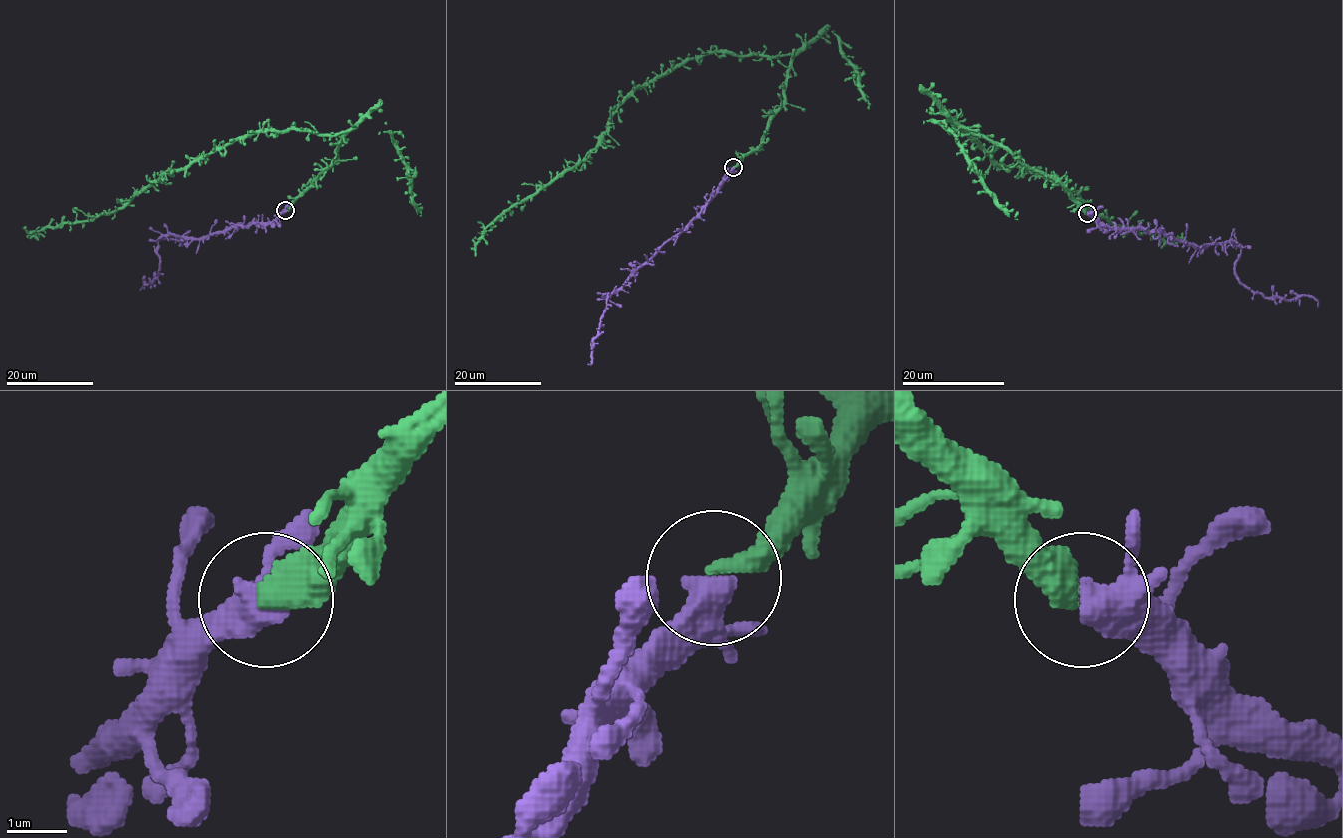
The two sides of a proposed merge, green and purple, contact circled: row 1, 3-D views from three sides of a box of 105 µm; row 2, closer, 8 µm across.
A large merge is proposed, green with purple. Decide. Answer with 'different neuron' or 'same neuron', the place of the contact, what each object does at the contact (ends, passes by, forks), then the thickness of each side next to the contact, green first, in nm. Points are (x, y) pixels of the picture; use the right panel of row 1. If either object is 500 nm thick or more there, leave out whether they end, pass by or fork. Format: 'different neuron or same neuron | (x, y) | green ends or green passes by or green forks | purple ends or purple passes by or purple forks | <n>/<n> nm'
same neuron | (1087, 213) | green ends | purple forks | 440/360 nm

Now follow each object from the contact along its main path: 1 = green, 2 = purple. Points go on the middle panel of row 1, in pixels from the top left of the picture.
1: (733, 167), (760, 143), (784, 99), (790, 55), (710, 52), (640, 85), (600, 142), (503, 212), (476, 256)
2: (733, 167), (722, 187), (683, 228), (606, 298), (606, 294), (599, 334), (593, 341), (592, 363), (587, 364)

